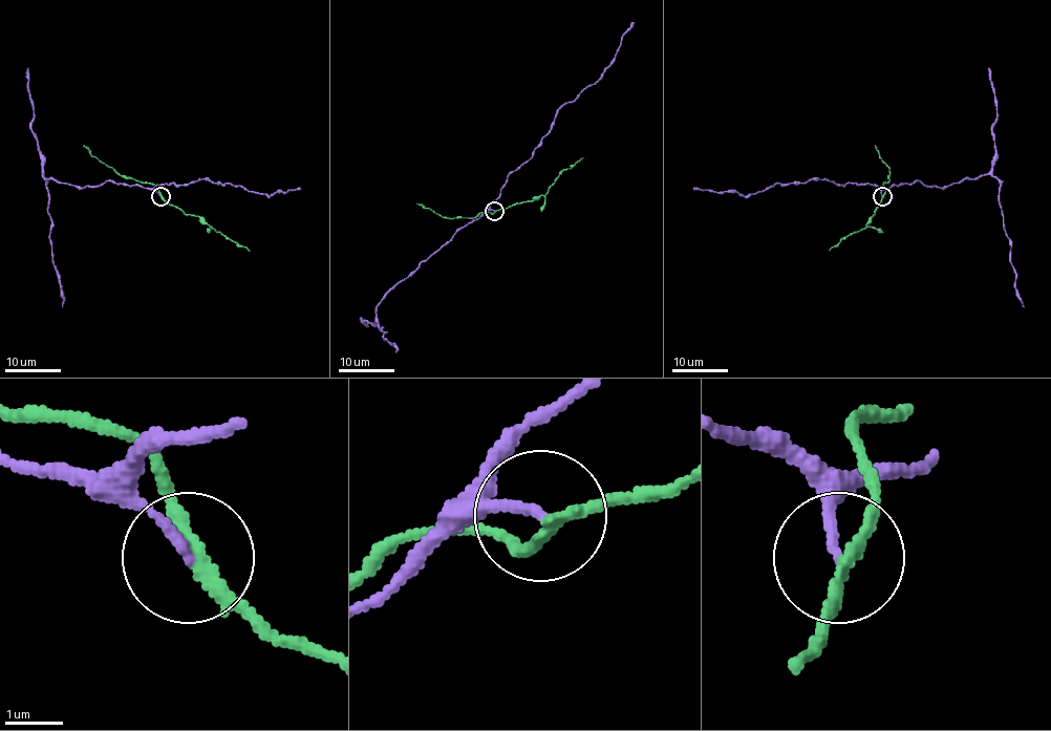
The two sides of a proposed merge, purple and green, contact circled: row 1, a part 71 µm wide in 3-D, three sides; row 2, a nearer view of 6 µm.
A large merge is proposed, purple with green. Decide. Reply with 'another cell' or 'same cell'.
another cell

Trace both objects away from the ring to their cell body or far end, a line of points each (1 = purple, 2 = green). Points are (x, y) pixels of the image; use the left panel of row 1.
1: (161, 197), (140, 186), (111, 181), (85, 187), (43, 174), (51, 219), (52, 264), (62, 306)
2: (161, 197), (188, 215), (200, 216), (230, 240), (250, 251)

